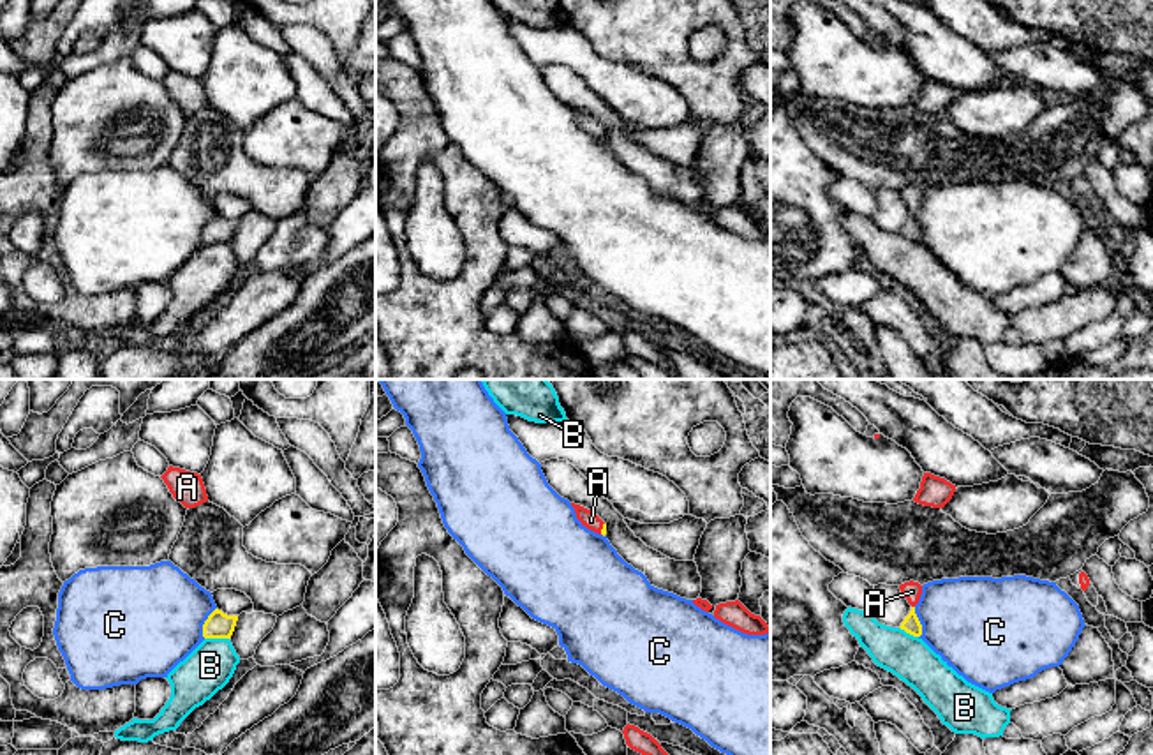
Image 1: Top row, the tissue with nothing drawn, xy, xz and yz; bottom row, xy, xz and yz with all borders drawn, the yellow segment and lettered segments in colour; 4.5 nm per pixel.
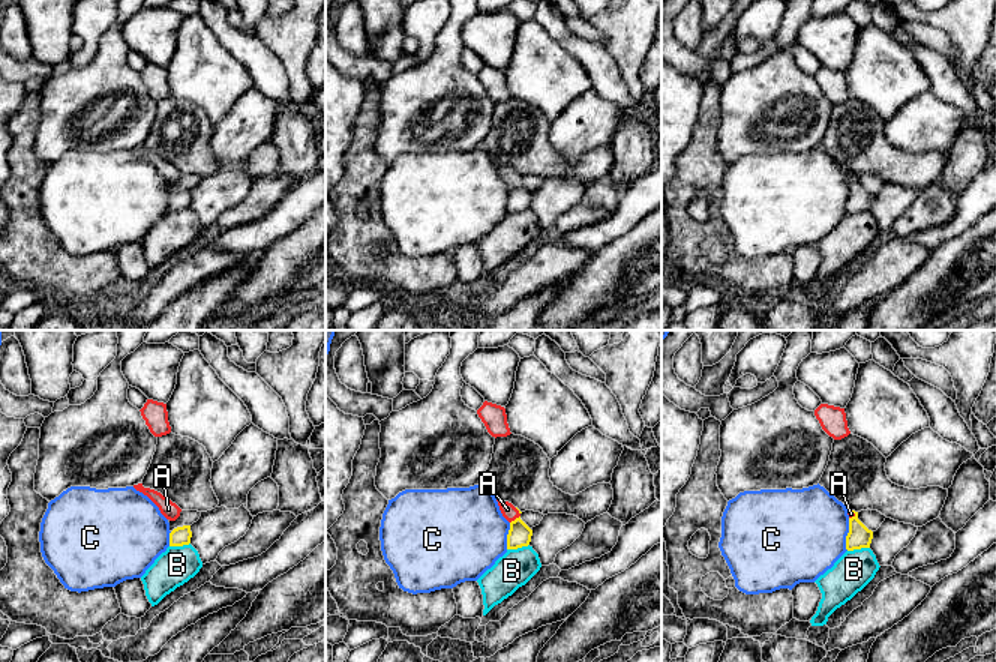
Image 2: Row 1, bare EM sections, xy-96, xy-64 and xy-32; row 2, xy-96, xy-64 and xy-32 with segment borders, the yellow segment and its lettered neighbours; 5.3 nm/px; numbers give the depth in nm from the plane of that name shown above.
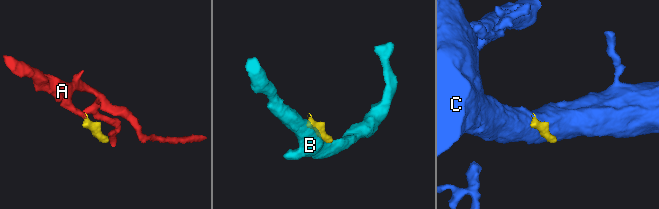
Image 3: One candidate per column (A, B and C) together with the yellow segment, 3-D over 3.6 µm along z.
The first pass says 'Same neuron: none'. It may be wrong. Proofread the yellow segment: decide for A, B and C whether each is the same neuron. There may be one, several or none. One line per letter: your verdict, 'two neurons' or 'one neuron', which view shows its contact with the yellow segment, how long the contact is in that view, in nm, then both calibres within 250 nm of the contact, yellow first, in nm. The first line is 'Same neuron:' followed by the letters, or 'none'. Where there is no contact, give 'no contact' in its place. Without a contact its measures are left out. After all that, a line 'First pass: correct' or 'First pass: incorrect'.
Same neuron: A
A: one neuron; meets yellow in xz; contact 60 nm long; 30 nm thick on the yellow side, 80 nm on the other
B: two neurons; meets yellow in xy; contact 110 nm long; 120 nm thick on the yellow side, 220 nm on the other
C: two neurons; meets yellow in xy; contact 160 nm long; 120 nm thick on the yellow side, 480 nm on the other
First pass: incorrect

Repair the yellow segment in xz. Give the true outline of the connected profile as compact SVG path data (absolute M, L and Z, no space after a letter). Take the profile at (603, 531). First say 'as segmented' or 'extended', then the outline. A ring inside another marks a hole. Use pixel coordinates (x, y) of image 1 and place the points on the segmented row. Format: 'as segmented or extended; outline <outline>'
extended; outline M571 503L571 506L575 508L576 519L582 522L582 526L598 534L606 534L606 524L596 513L575 503Z

